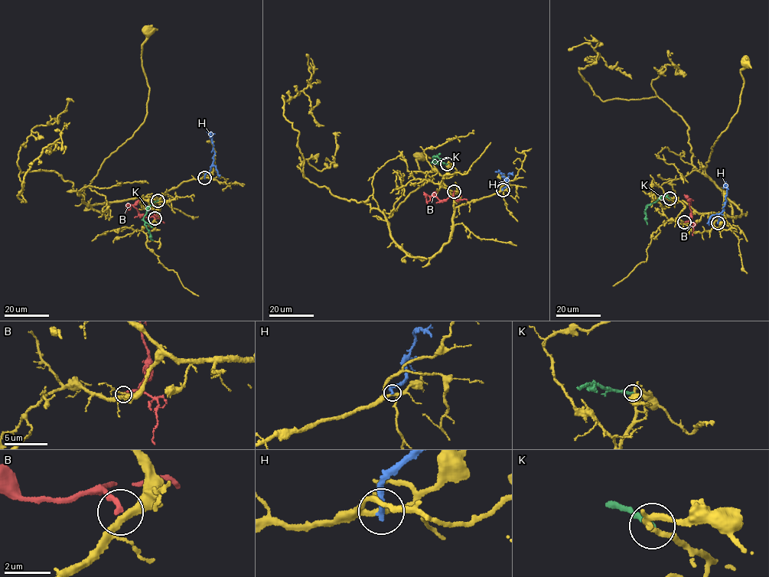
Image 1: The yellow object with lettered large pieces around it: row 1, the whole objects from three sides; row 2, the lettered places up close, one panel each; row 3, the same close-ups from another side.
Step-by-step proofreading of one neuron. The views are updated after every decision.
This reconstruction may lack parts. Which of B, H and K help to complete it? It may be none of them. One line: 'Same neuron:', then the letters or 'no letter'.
Same neuron: no letter

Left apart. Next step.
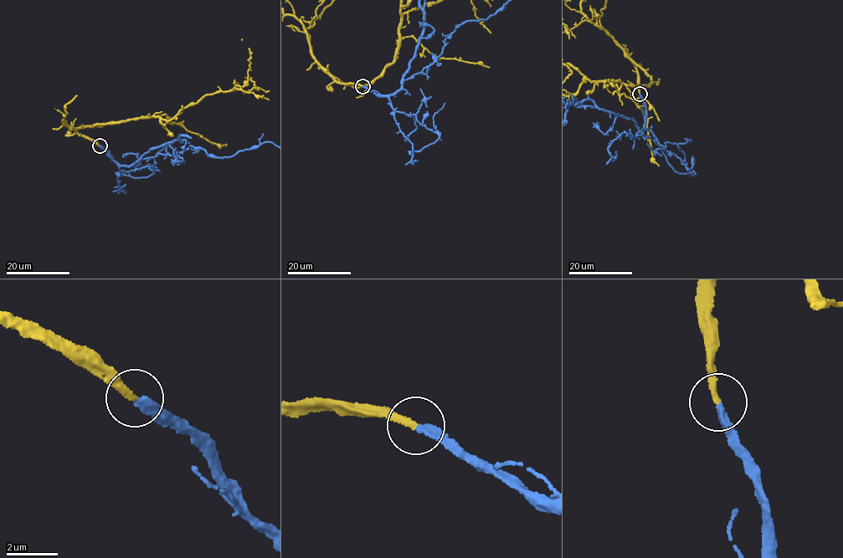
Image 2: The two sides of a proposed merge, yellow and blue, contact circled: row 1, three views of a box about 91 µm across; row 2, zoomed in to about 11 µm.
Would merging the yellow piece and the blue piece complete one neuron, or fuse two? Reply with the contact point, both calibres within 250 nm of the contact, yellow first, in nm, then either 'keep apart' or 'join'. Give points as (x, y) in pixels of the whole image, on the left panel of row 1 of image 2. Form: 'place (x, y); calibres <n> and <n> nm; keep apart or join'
place (100, 145); calibres 260 and 280 nm; join

